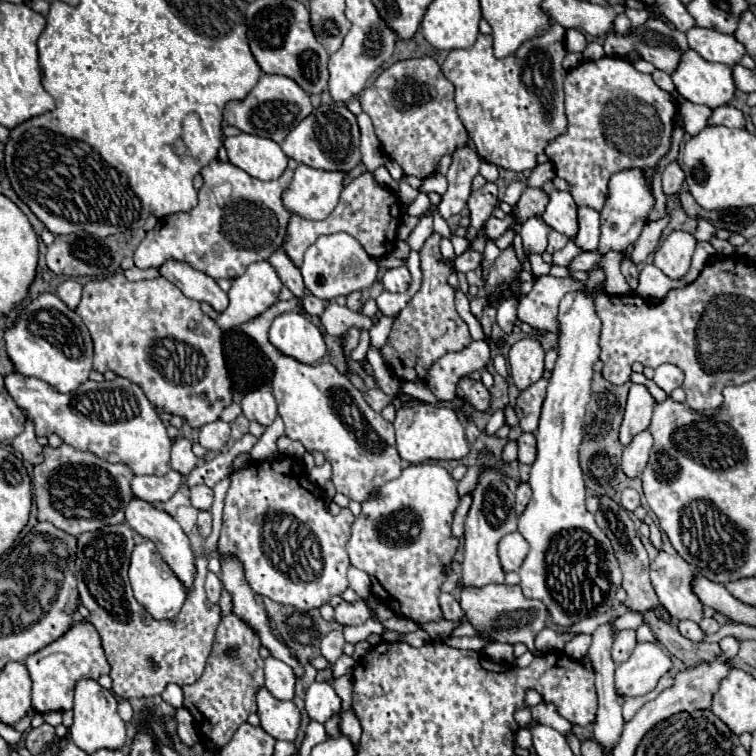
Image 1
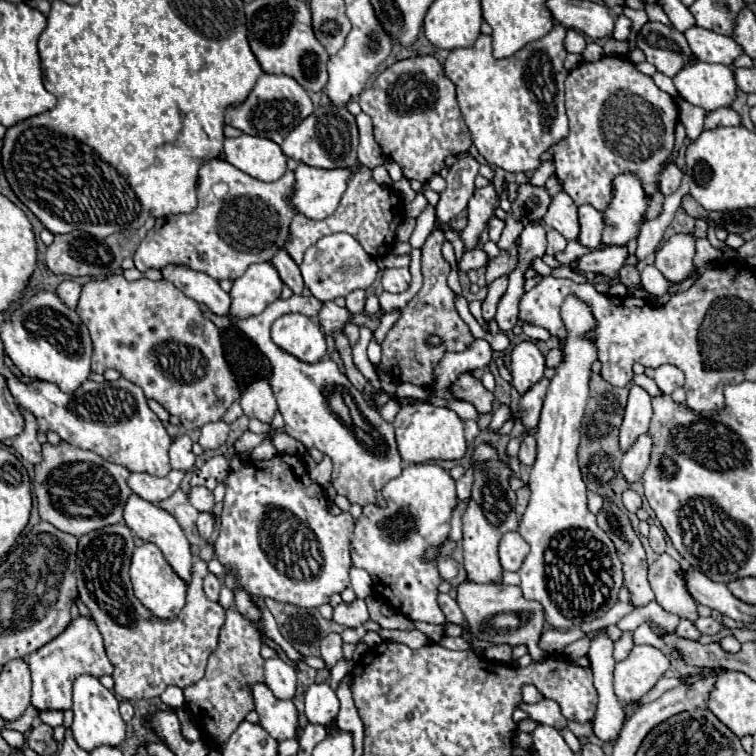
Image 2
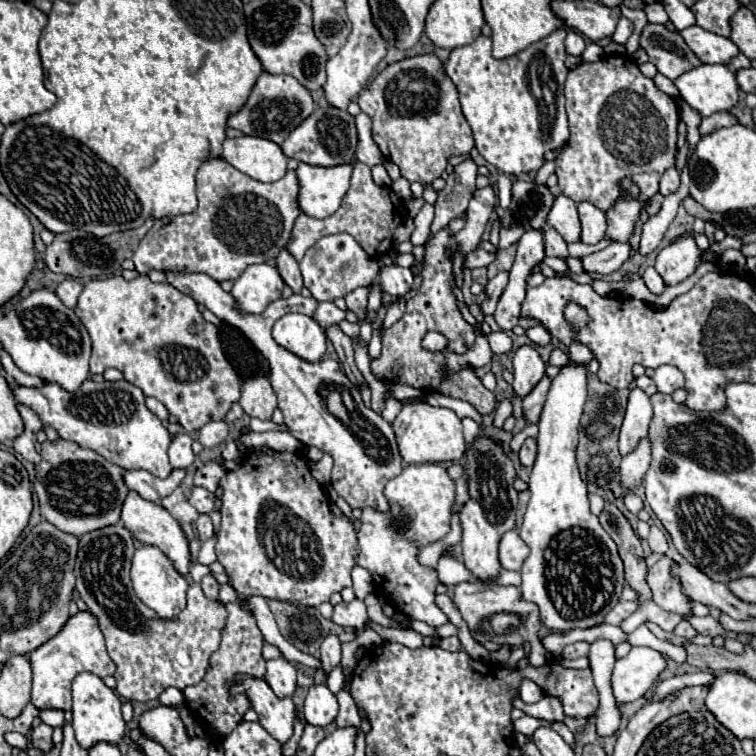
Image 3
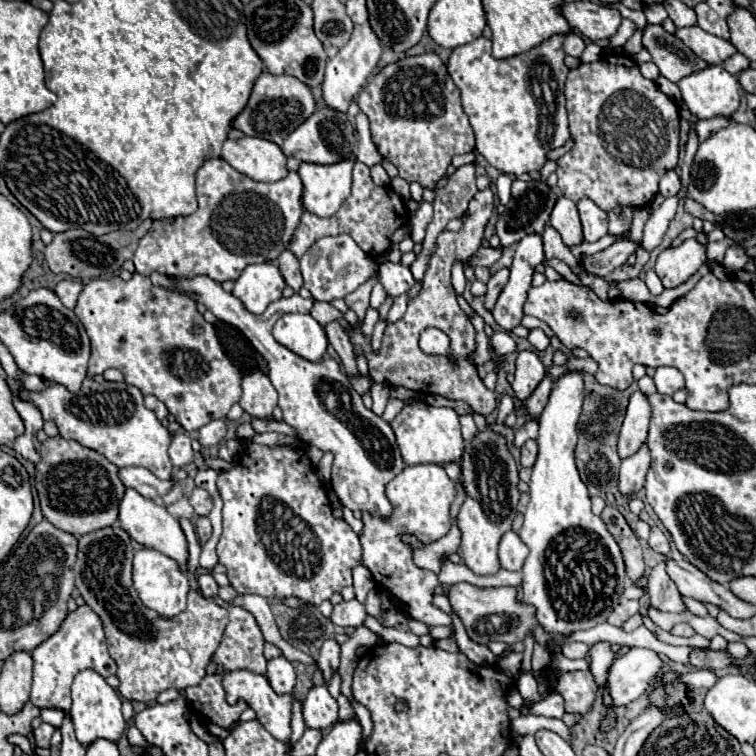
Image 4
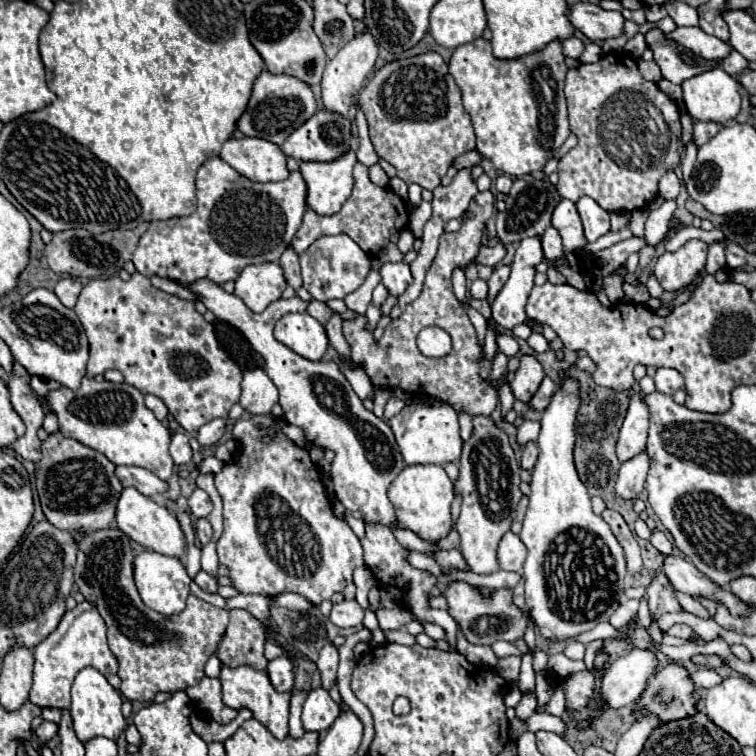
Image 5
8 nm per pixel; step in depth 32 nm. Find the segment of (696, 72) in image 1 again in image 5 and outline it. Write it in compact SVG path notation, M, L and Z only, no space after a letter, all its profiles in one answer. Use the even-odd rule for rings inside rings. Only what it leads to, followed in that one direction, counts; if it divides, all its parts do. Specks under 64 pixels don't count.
M722 68L682 82L684 102L694 122L730 124L740 112L738 82Z

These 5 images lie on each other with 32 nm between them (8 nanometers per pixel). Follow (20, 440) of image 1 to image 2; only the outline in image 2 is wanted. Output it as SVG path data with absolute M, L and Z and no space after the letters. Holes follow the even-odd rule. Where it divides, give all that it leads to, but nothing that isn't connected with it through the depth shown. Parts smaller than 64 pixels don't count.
M20 408L22 416L24 416L24 422L26 422L26 428L20 436L14 438L12 442L12 448L16 452L22 454L22 458L26 458L28 462L32 464L38 464L42 462L42 454L40 454L40 442L36 440L36 434L38 434L38 420L34 420L34 414L32 412L26 412L26 408Z

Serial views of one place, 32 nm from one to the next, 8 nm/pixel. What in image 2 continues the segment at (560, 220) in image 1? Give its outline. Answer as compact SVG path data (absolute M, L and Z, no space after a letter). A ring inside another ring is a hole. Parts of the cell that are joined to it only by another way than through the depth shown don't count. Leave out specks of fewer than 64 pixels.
M558 192L556 196L552 196L552 204L544 216L544 222L550 228L558 230L566 240L578 240L578 212L574 200L566 192Z

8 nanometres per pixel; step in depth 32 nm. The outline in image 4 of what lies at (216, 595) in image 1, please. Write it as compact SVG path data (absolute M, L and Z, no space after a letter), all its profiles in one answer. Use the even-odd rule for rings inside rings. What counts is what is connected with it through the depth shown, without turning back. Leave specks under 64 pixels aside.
M202 574L202 576L196 578L196 582L198 582L200 590L202 590L206 596L216 596L216 592L218 592L218 584L216 584L216 580L214 580L212 574Z

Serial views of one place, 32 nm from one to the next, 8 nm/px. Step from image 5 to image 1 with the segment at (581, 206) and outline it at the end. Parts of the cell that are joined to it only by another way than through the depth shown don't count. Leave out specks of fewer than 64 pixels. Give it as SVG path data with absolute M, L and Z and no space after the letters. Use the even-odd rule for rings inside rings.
M578 208L578 224L580 230L574 242L582 250L596 250L600 240L600 212L594 208Z

